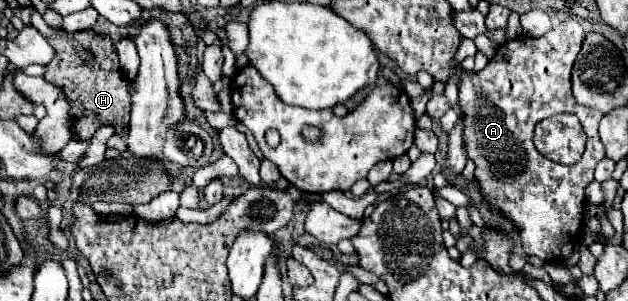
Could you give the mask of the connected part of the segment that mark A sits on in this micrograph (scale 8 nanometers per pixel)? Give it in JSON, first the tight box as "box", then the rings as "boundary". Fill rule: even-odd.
{"box":[460,19,604,263],"boundary":[[[568,19],[568,21],[560,23],[558,27],[552,27],[544,37],[538,37],[538,39],[534,39],[534,37],[526,37],[526,39],[524,39],[524,37],[518,37],[518,39],[514,39],[514,41],[504,43],[502,47],[498,47],[498,51],[496,51],[492,63],[488,63],[480,73],[460,71],[460,107],[462,107],[462,113],[464,113],[464,139],[466,139],[466,153],[468,153],[468,159],[472,159],[472,161],[476,163],[474,177],[478,179],[478,183],[480,183],[480,187],[482,187],[482,191],[484,191],[484,197],[492,203],[492,209],[498,211],[498,213],[502,213],[502,215],[506,215],[510,221],[516,223],[516,227],[520,229],[520,237],[522,237],[522,243],[524,243],[524,251],[526,251],[528,255],[540,257],[540,259],[546,261],[546,263],[548,263],[548,261],[560,261],[560,257],[562,257],[562,253],[560,253],[562,247],[564,247],[566,243],[572,243],[572,241],[578,239],[578,235],[580,235],[580,231],[582,231],[582,225],[584,225],[584,215],[582,215],[582,207],[584,207],[584,187],[586,187],[590,181],[594,181],[594,167],[596,167],[596,163],[598,163],[600,159],[604,159],[604,145],[602,145],[602,141],[600,141],[600,137],[598,137],[598,123],[600,123],[600,119],[602,119],[602,113],[596,111],[596,109],[578,105],[576,99],[574,99],[574,95],[572,95],[572,79],[570,79],[570,73],[572,73],[576,55],[578,55],[578,51],[580,51],[580,47],[582,47],[582,39],[584,39],[584,29],[582,29],[582,25],[580,25],[578,21],[574,21],[574,19]],[[558,113],[572,113],[572,115],[576,115],[576,117],[580,119],[582,127],[584,127],[586,137],[588,137],[588,141],[586,141],[586,151],[584,151],[580,163],[576,163],[576,165],[572,165],[572,167],[568,167],[568,165],[556,165],[554,161],[550,161],[550,159],[546,159],[544,155],[540,155],[540,153],[536,151],[534,143],[532,143],[534,125],[536,125],[538,121],[542,121],[544,117],[552,117],[552,115],[558,115]]]}

